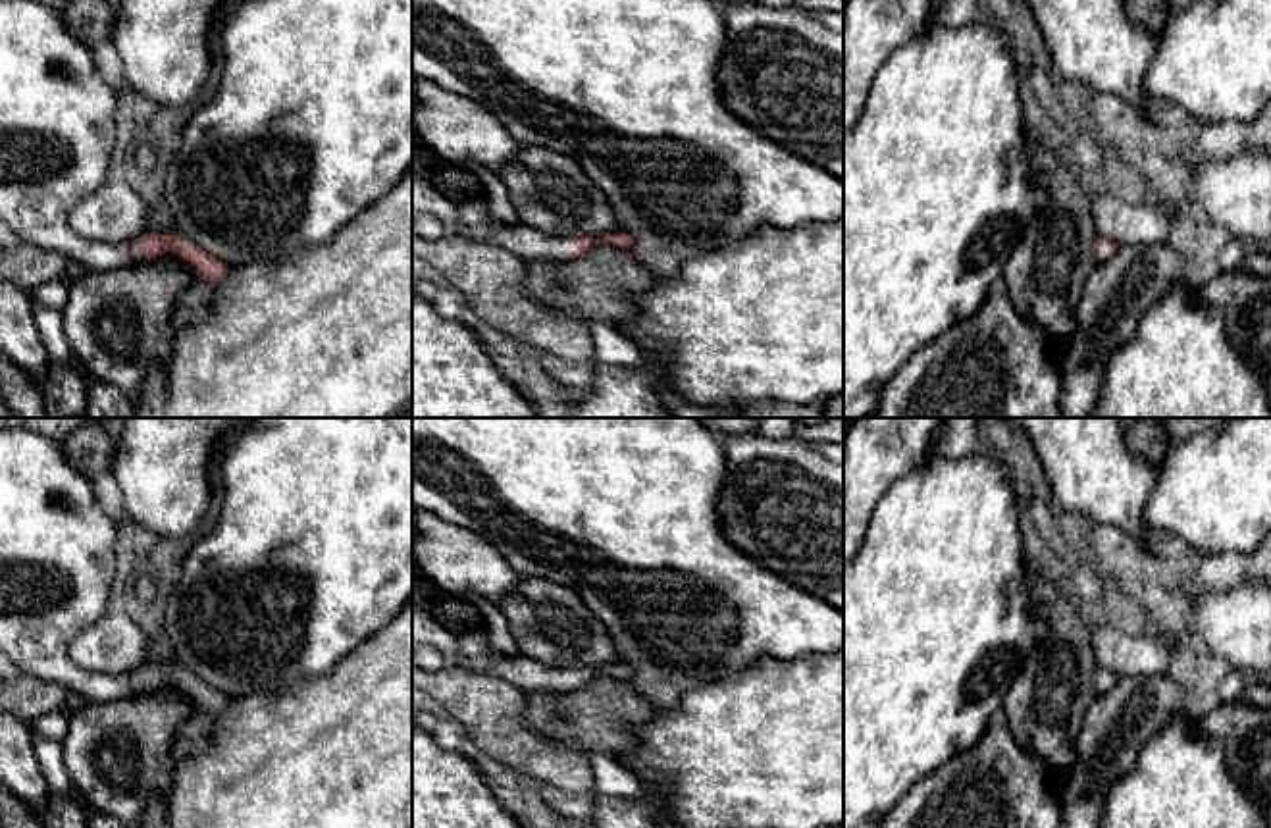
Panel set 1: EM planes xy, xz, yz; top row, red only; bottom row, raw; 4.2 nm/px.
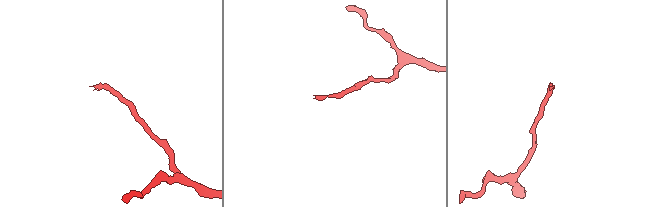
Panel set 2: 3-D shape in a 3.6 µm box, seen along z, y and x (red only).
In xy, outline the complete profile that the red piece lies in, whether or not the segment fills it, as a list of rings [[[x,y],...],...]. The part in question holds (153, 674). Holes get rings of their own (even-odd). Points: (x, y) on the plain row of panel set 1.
[[[23,427],[0,429],[0,649],[6,657],[33,676],[67,686],[85,701],[116,701],[169,684],[218,716],[229,697],[179,662],[106,674],[87,672],[71,660],[73,639],[106,614],[116,539],[116,520],[98,505],[91,478],[65,458],[60,441]]]

